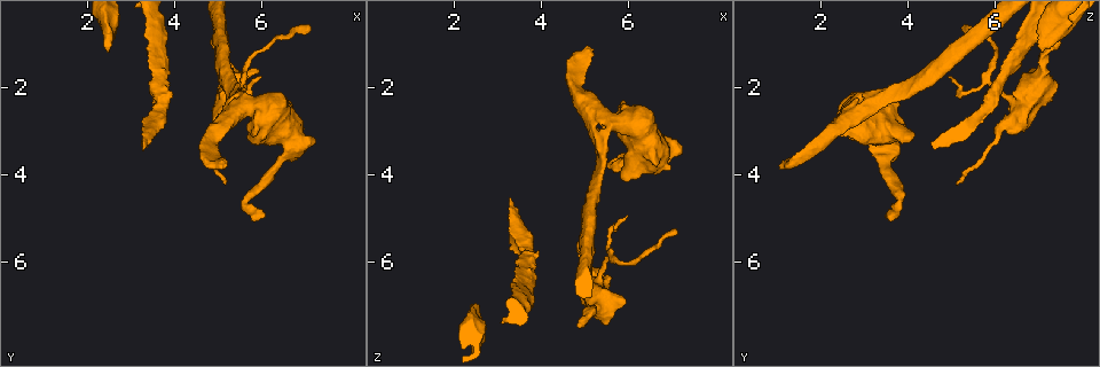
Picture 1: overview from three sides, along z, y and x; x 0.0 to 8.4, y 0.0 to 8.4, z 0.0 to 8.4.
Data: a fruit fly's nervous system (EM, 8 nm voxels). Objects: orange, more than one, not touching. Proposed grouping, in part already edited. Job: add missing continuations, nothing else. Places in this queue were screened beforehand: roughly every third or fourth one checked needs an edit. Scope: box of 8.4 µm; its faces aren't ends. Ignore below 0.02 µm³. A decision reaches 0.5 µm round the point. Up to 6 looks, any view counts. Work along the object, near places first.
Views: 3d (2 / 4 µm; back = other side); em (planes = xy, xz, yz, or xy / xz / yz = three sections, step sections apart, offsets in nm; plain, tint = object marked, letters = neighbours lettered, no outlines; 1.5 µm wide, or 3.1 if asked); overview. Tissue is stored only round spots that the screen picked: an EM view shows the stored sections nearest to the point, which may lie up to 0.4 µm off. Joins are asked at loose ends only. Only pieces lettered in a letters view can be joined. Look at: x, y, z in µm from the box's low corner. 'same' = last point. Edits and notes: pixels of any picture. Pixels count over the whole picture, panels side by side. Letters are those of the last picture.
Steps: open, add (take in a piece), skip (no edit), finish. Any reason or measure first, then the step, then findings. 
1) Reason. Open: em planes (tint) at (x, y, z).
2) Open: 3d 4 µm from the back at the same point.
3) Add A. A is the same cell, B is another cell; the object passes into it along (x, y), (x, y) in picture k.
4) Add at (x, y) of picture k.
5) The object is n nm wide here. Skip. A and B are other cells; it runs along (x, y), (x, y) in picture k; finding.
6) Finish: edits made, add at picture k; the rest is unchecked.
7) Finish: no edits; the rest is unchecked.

Branch stops here. Open: em xz step 8 (tint) at (2.45, 1.20, 7.10).

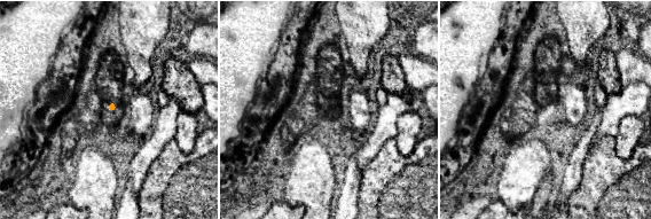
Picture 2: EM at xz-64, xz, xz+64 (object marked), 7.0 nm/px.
Open: em planes (letters) at the same point.

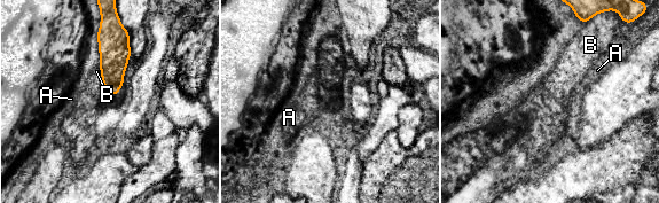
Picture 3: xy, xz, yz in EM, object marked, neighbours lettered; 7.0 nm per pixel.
The object is 140 nm wide here. Skip. A and B are other cells; a border runs along (99, 65), (101, 73) in picture 3; none of them fits.

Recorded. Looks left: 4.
Free end. Open: em planes (letters) at (7.10, 0.60, 5.35).

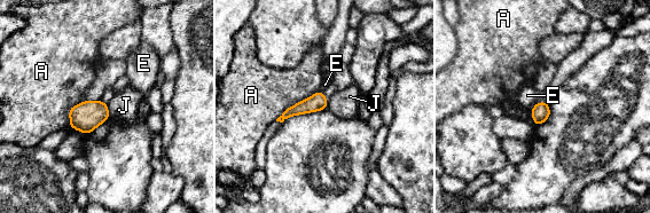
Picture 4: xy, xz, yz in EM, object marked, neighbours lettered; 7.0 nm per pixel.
Skip. A, E and J are other cells; a border runs along (106, 103), (110, 117) in picture 4; none of them fits.

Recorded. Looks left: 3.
Branch stops here. Open: 3d 4 µm at (5.10, 3.85, 1.10).

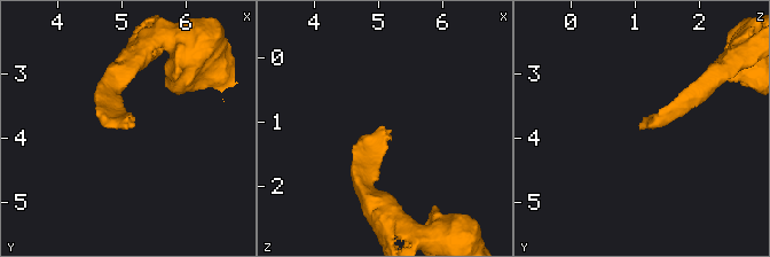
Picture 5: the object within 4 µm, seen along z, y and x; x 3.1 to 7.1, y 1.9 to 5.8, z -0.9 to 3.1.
Need the tissue. Open: em planes (plain) at (5.15, 3.80, 1.05).

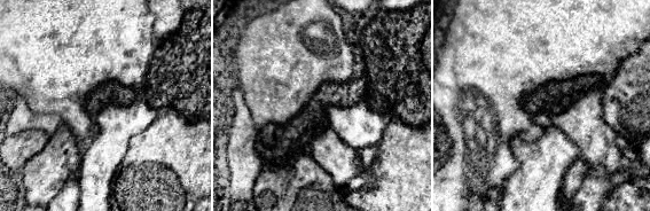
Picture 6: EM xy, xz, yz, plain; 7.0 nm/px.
See the neighbours. Open: em planes (letters) at the same point.

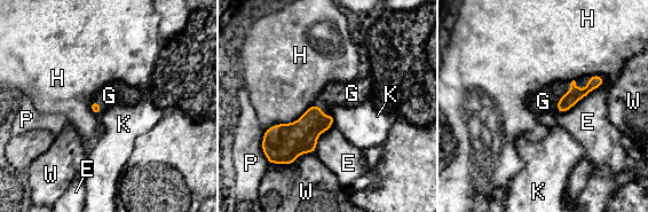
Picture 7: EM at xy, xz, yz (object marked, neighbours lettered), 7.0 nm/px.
Add G. G is the same cell, E, H, K, P and W are other cells; the object passes into it along (298, 138), (321, 112), (349, 93) in picture 7; it goes on there.

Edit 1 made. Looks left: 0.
Finish: edits made, add at picture 7; the rest is unchecked.

